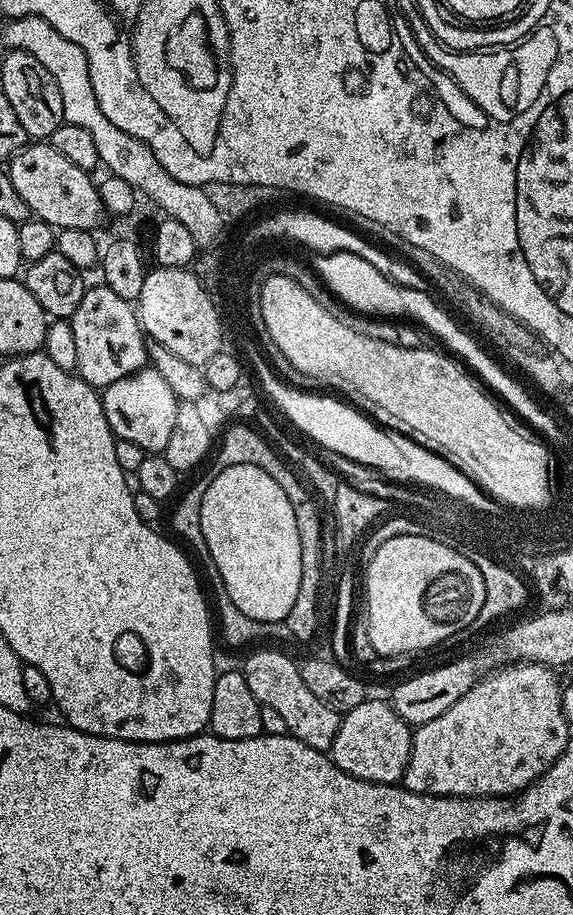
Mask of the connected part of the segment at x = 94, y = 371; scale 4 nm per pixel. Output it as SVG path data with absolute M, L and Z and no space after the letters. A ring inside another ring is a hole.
M97 282L96 285L85 287L82 302L78 302L78 310L70 317L70 323L74 330L74 342L78 349L78 362L75 371L87 383L97 390L102 390L118 378L133 376L139 368L148 364L148 345L146 343L146 333L140 326L139 315L133 305L126 298L118 298L114 290L110 290L108 285Z

